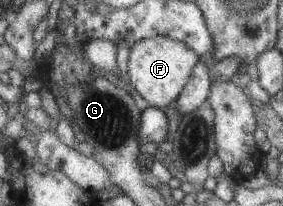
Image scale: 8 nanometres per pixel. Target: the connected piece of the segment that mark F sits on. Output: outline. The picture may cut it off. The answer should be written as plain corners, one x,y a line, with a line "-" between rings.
154,36
135,41
129,47
127,75
131,86
146,103
152,107
164,109
167,105
172,105
178,97
198,62
199,57
196,53
181,41
166,36

